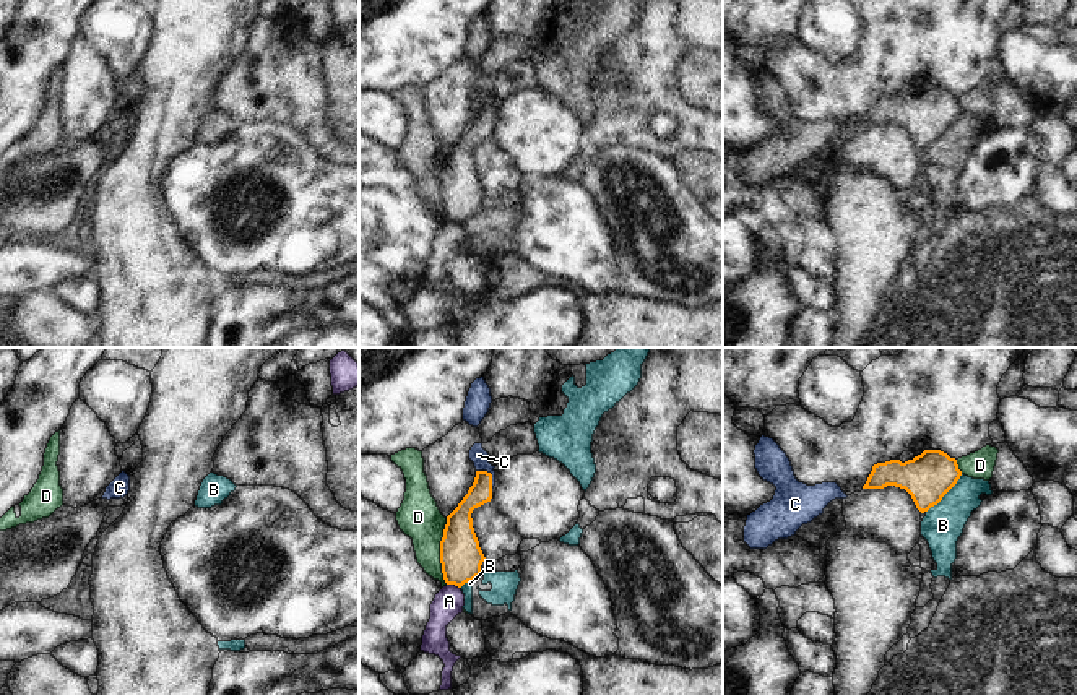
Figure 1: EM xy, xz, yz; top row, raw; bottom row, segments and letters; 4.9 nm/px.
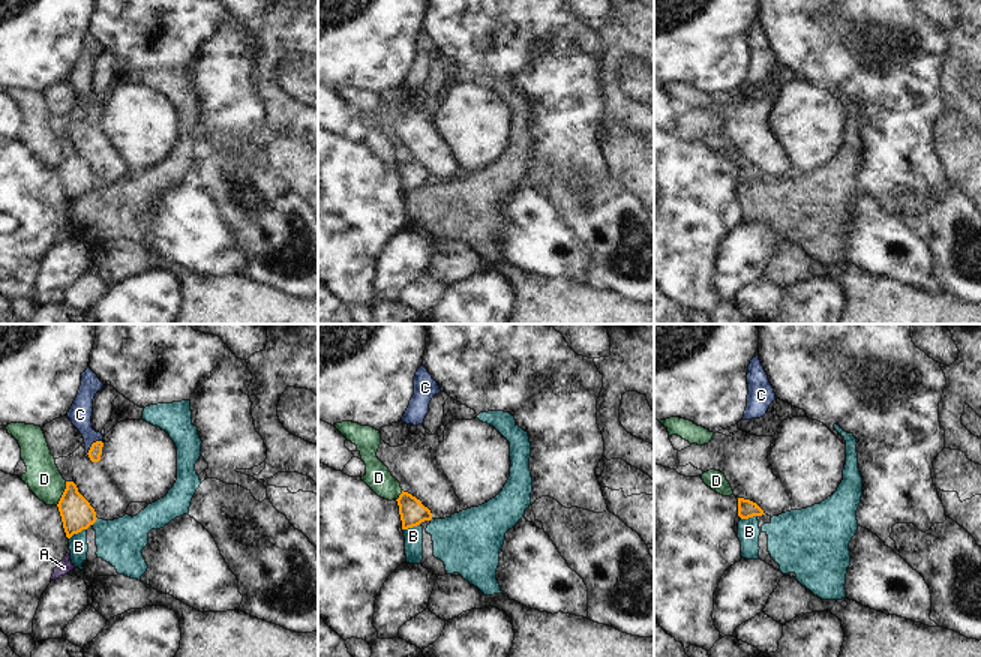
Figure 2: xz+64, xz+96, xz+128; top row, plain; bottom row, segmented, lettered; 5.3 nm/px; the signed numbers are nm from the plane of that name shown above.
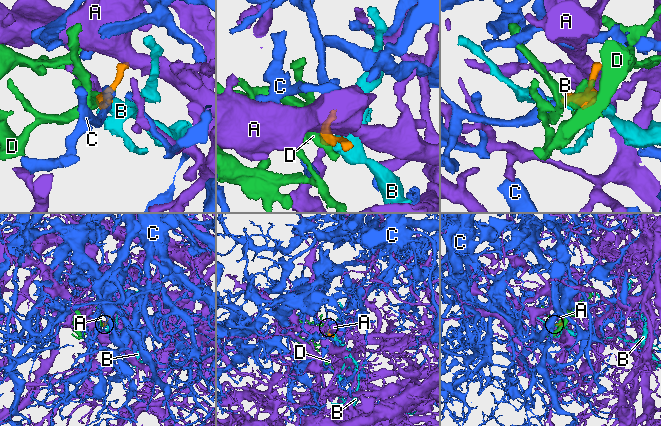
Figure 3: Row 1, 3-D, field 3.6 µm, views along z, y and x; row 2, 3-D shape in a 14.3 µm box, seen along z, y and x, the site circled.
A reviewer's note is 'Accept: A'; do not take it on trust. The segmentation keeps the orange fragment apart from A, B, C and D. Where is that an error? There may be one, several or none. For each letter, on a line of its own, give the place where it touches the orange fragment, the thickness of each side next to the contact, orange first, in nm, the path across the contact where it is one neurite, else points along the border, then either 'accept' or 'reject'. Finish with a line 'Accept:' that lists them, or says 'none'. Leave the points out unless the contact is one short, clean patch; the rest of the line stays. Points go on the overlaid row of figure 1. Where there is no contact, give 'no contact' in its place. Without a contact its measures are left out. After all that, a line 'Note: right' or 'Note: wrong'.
A: meets orange in xz at (454, 583); 200 nm thick on the orange side, 150 nm on the other; border along xz (447, 583), (460, 588); reject
B: meets orange in yz at (946, 492); 240 nm thick on the orange side, 200 nm on the other; border along yz (962, 474), (926, 512); reject
C: meets orange in xz at (491, 474); 110 nm thick on the orange side, 90 nm on the other; runs through xz (480, 492), (491, 474), (478, 455); accept
D: meets orange in xz at (441, 551); 200 nm thick on the orange side, 200 nm on the other; border along xz (447, 518), (441, 541), (441, 572), (445, 583); reject
Accept: C
Note: wrong

